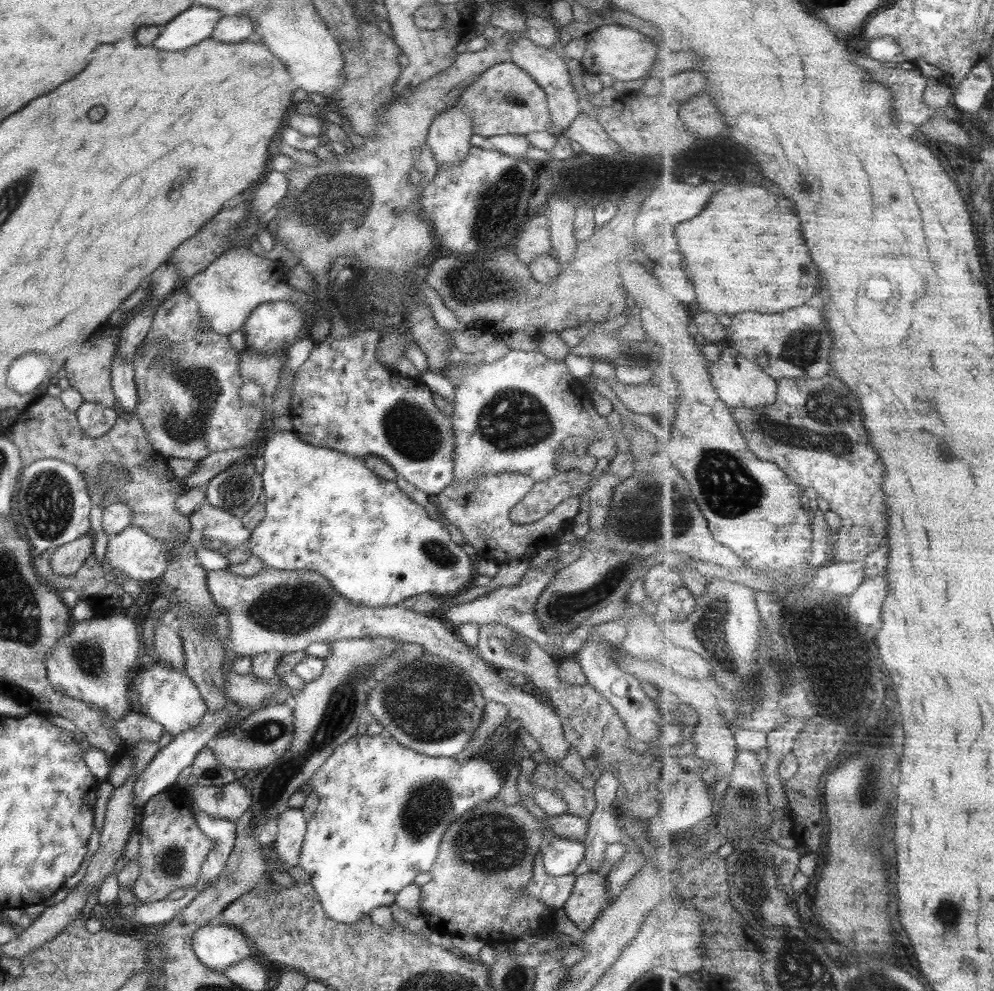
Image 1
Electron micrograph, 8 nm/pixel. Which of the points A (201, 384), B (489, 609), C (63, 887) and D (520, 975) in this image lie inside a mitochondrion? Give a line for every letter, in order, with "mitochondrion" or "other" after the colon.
A: mitochondrion
B: other
C: other
D: mitochondrion

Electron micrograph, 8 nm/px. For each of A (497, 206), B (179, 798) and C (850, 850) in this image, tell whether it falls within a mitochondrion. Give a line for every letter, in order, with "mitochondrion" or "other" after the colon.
A: mitochondrion
B: other
C: other

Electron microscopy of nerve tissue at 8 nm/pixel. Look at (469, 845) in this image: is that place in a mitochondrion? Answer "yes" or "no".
yes

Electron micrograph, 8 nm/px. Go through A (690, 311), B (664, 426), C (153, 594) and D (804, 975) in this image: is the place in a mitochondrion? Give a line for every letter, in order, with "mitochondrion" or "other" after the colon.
A: other
B: other
C: other
D: mitochondrion

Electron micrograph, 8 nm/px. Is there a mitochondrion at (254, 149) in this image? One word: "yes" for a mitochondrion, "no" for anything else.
no

